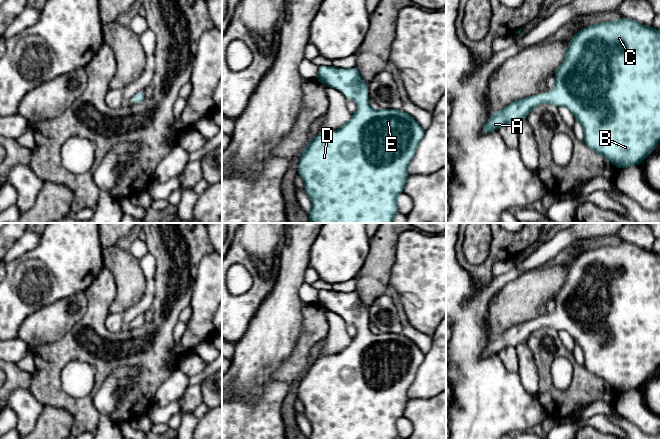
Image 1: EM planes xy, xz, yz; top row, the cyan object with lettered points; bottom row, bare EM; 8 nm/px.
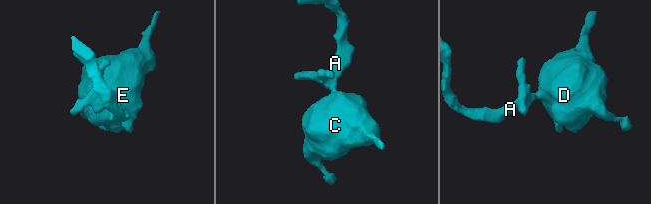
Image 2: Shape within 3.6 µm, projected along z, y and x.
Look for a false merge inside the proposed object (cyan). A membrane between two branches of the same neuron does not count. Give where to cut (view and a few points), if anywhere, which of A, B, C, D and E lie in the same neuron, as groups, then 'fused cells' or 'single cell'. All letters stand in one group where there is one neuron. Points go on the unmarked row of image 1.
no cut | A B C D E | single cell

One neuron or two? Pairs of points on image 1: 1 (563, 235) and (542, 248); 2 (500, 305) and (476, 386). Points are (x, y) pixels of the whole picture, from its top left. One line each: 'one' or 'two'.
1: one
2: two

